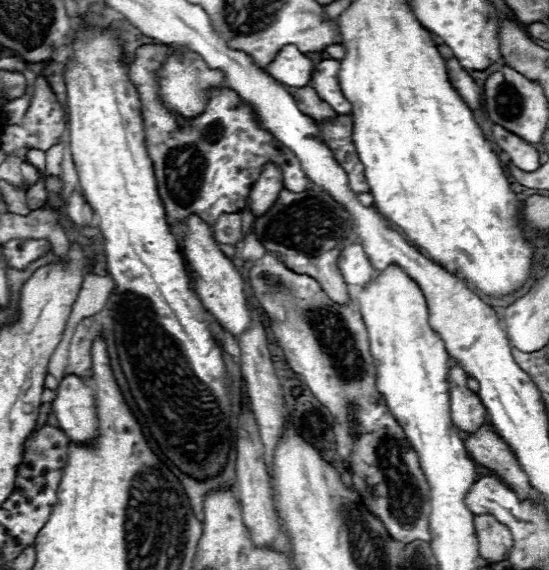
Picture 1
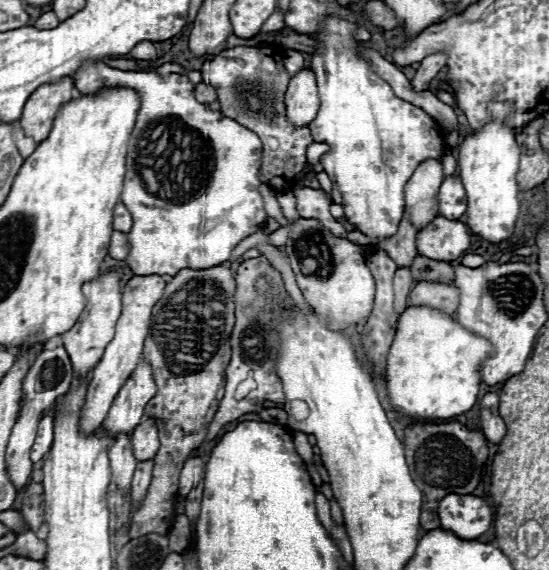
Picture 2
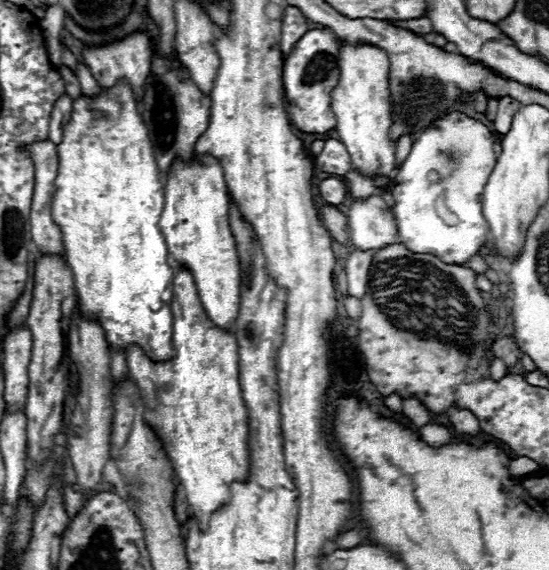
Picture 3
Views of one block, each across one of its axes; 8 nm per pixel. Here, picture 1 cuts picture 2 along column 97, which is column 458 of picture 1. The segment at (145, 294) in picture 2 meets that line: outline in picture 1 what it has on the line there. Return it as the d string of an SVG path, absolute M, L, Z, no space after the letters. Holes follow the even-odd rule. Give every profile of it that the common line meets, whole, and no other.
M454 362L450 368L450 404L452 404L452 420L458 430L466 436L476 434L478 428L488 424L488 414L478 394L470 392L466 386L464 370Z

